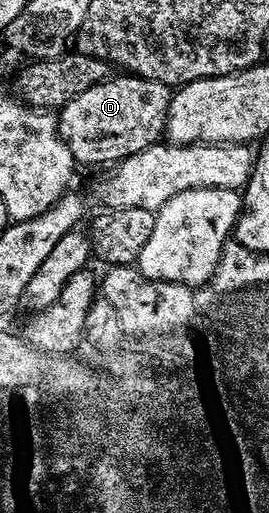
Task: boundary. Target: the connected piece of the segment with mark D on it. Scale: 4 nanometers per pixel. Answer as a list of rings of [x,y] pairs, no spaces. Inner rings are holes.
[[[113,76],[107,82],[95,84],[95,88],[87,88],[87,92],[79,92],[79,96],[60,107],[57,131],[67,144],[74,163],[116,164],[153,145],[165,134],[170,97],[170,87],[161,82],[136,76]]]

